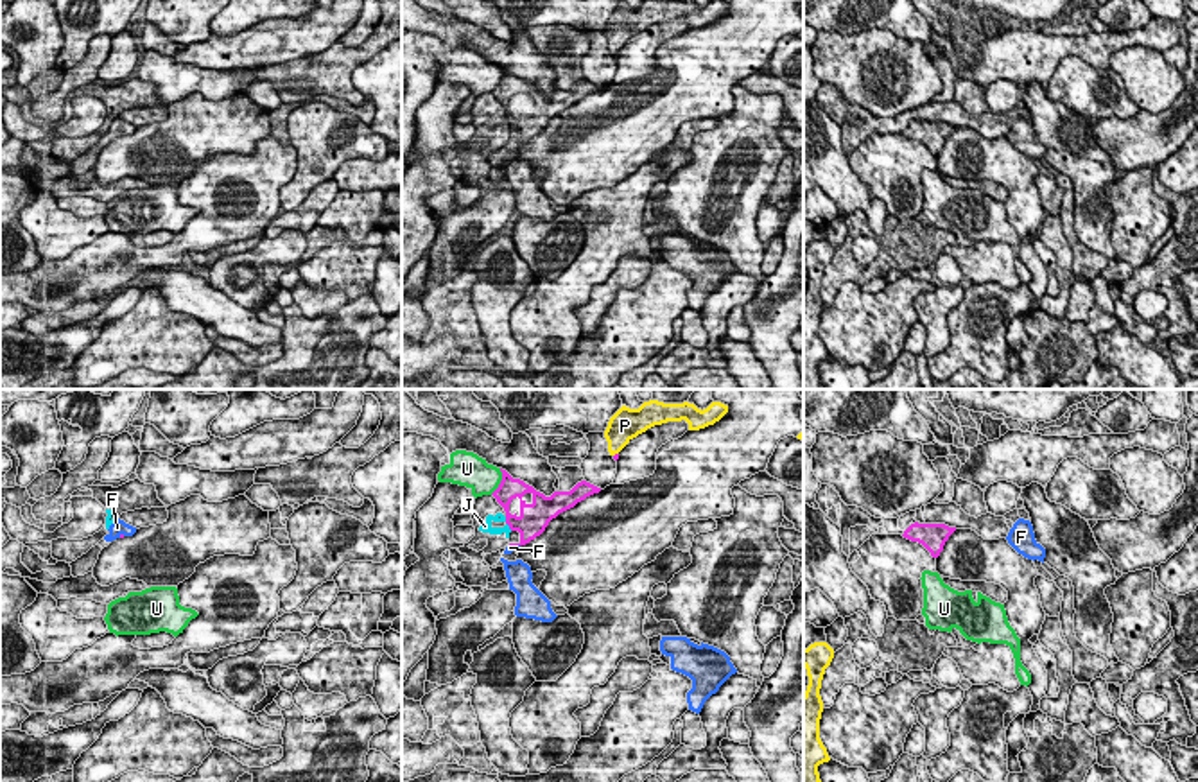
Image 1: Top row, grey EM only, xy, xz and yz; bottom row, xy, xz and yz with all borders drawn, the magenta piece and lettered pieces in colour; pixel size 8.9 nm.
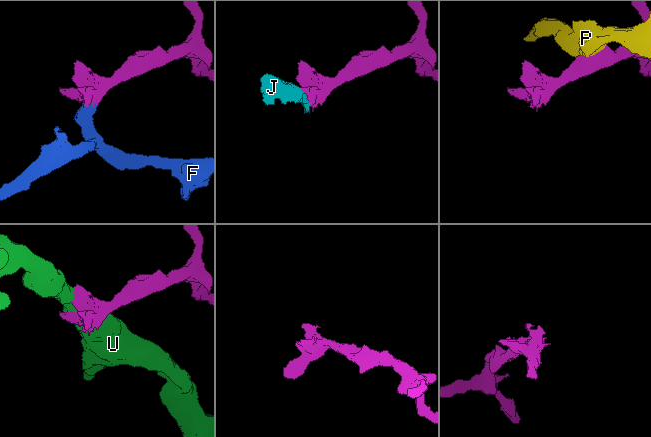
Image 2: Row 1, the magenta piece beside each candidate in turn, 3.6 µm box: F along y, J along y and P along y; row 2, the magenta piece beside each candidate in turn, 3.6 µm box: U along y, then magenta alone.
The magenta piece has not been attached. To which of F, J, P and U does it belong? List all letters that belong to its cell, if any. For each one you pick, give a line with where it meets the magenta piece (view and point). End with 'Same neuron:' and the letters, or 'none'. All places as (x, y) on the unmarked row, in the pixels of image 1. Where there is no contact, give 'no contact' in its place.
F: xz (515, 144)
Same neuron: F

